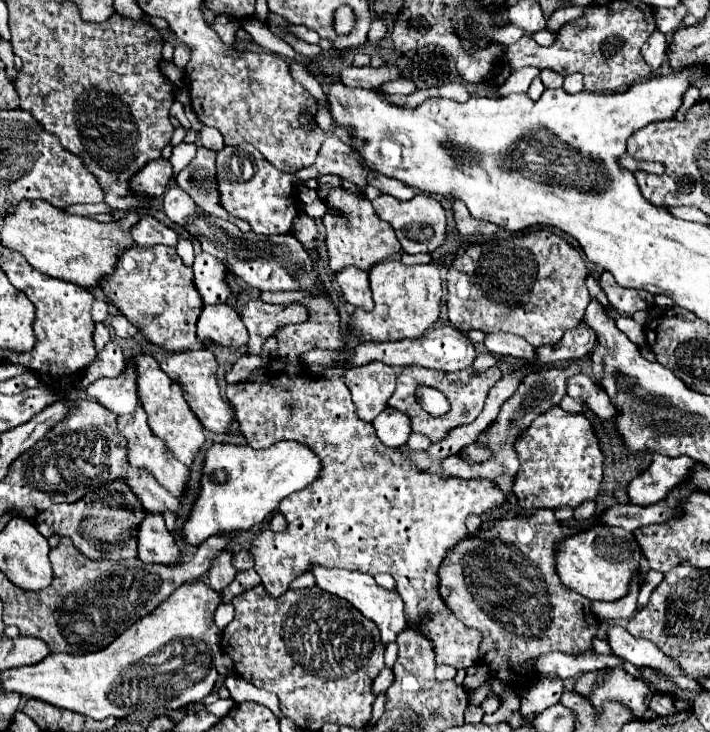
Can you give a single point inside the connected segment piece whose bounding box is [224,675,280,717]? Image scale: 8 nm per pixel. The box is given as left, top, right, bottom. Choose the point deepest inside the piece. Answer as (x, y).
(239, 690)

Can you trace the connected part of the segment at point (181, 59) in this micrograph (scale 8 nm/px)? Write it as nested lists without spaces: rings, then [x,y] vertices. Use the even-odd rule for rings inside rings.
[[[178,43],[178,45],[174,47],[174,65],[176,65],[176,67],[186,67],[188,61],[190,61],[190,49],[188,49],[186,45]]]

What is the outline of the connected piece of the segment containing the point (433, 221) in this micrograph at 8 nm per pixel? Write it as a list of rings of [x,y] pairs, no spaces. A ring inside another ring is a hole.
[[[380,195],[372,201],[372,205],[374,205],[376,215],[380,215],[384,221],[388,221],[392,225],[404,253],[432,253],[446,239],[444,207],[440,205],[440,201],[436,201],[432,197],[416,195],[410,201],[400,201],[392,195]]]

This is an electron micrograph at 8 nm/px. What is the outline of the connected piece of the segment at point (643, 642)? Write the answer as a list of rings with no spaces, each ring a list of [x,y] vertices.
[[[610,627],[608,629],[608,643],[612,651],[626,661],[634,663],[636,667],[654,667],[666,675],[678,677],[684,671],[678,667],[674,659],[670,659],[666,653],[662,653],[652,641],[642,637],[632,637],[624,627]]]

